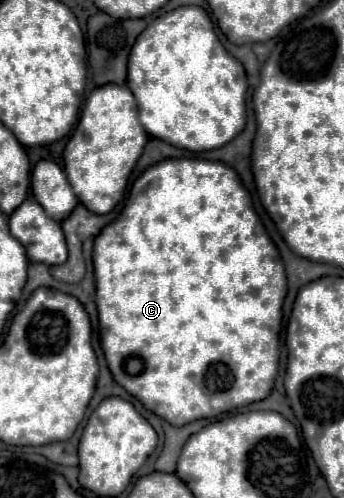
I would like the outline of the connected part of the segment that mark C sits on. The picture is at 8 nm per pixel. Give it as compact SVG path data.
M170 158L148 167L134 183L128 195L128 205L120 217L108 223L94 239L94 275L96 275L96 307L100 323L100 347L104 351L112 377L130 395L134 395L148 411L166 419L170 425L186 425L196 419L210 419L228 413L236 407L250 405L270 395L272 381L278 373L278 331L283 322L286 297L286 273L278 249L268 237L252 209L248 191L242 187L234 169L220 161Z

